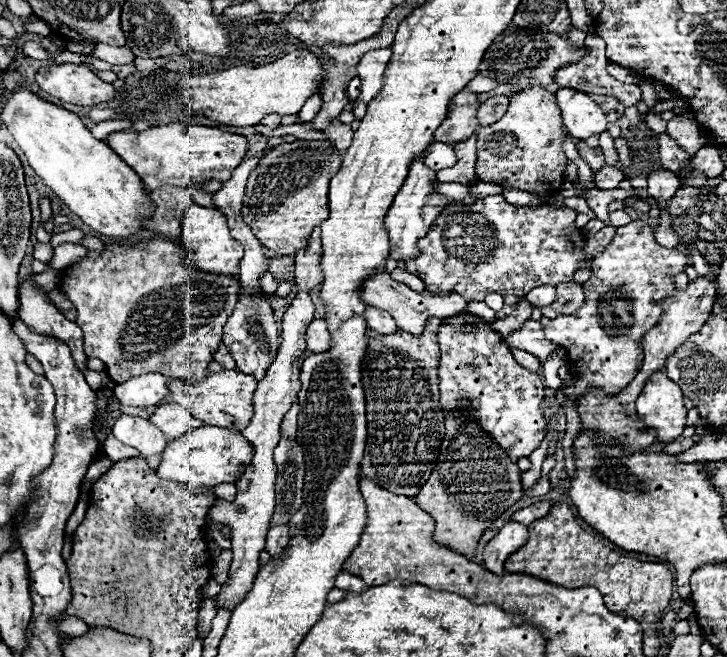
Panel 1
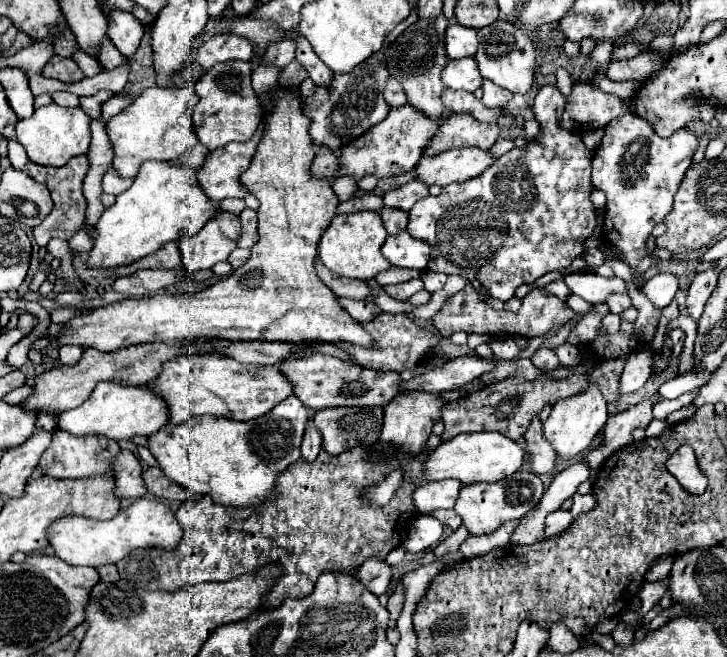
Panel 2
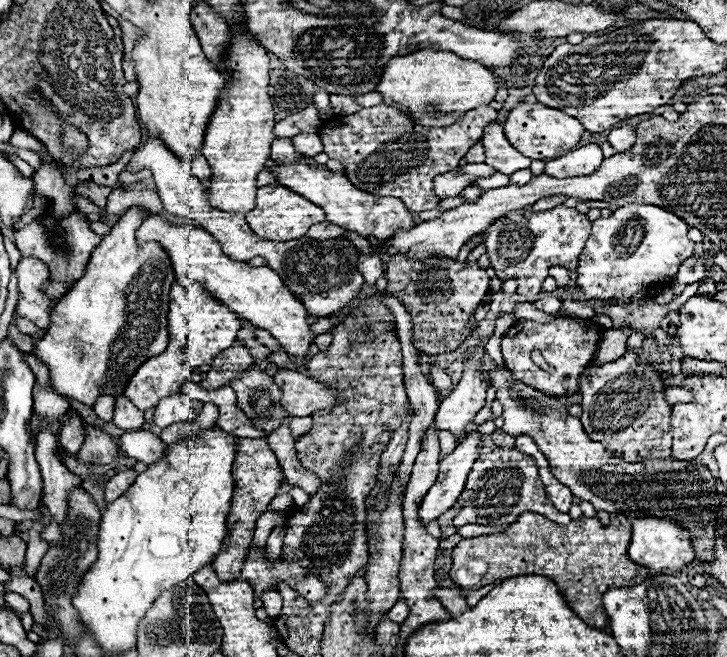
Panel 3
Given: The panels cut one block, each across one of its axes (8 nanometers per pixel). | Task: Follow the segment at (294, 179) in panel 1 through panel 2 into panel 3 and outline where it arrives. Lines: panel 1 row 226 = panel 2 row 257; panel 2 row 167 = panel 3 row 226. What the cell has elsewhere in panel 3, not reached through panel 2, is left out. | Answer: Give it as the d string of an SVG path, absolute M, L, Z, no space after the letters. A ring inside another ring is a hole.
M272 184L272 186L258 188L256 208L246 214L246 220L248 220L248 226L252 228L252 232L258 234L262 240L288 242L288 240L304 236L312 224L324 222L326 216L322 212L322 208L318 208L310 200L302 198L300 194L292 192L290 188L280 186L280 184Z

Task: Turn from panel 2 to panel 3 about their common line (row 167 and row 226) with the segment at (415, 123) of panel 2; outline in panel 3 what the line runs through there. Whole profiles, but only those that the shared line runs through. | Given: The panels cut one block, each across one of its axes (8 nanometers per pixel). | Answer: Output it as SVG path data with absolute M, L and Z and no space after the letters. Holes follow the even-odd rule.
M302 158L304 162L298 164L274 164L270 162L268 166L272 168L276 180L282 186L288 186L296 194L304 196L306 200L314 202L316 206L324 208L326 220L342 226L346 232L358 232L362 238L372 236L378 244L386 244L390 238L394 238L396 232L400 230L410 230L414 228L414 216L406 210L404 202L394 196L374 196L368 192L362 192L350 184L344 172L332 172L324 164L310 162L310 158Z

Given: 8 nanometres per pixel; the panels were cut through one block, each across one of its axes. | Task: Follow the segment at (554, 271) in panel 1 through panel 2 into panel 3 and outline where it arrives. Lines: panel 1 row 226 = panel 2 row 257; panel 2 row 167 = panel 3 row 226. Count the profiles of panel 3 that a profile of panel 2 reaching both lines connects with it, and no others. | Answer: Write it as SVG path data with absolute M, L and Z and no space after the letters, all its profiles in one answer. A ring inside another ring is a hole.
M556 206L546 212L532 212L532 208L522 208L522 212L510 212L486 228L486 254L496 270L500 280L516 278L518 280L518 294L538 294L544 278L548 276L550 266L564 266L574 270L578 264L578 256L590 236L590 222L584 214L576 212L574 208Z

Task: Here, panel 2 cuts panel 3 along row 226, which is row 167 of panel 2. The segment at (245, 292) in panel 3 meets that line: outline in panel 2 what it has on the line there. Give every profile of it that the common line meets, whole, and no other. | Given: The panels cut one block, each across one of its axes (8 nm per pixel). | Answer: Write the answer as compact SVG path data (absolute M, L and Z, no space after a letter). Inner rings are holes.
M144 162L134 176L132 186L116 198L112 208L106 208L98 224L98 238L88 258L90 268L108 268L136 262L172 240L194 236L206 222L216 216L212 200L198 188L198 168L176 166L168 162Z

